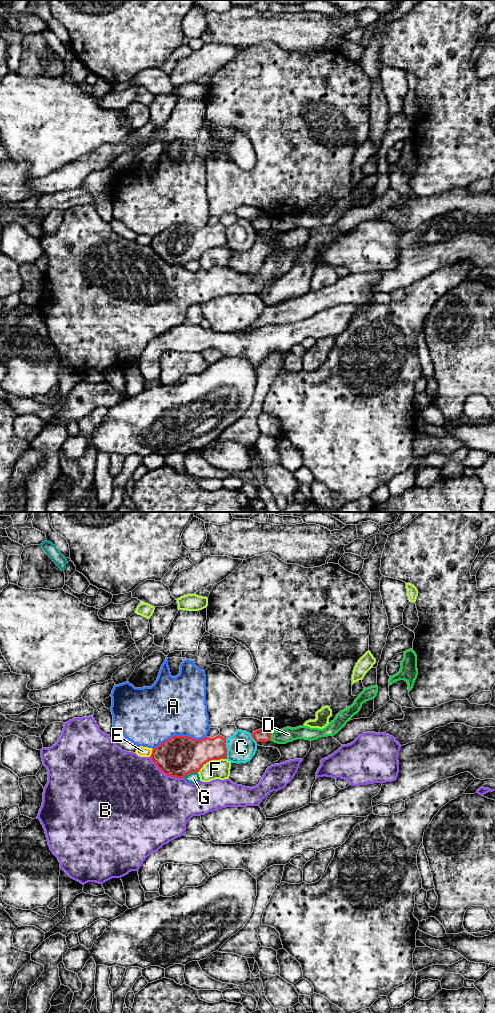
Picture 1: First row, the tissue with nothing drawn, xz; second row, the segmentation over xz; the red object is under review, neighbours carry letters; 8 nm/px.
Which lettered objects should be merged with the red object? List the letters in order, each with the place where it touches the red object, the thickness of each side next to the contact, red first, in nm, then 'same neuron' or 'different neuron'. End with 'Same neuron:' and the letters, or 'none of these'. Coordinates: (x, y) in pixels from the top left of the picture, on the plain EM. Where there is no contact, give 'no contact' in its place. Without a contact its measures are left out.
A: xz (179, 224) | 320/480 nm | different neuron
B: xz (166, 262) | 320/500 nm | different neuron
C: xz (226, 237) | 220/240 nm | different neuron
D: xz (270, 223) | 110/120 nm | different neuron
E: xz (152, 241) | 320/80 nm | different neuron
F: xz (211, 247) | 320/160 nm | different neuron
G: xz (190, 260) | 320/90 nm | different neuron
Same neuron: none of these

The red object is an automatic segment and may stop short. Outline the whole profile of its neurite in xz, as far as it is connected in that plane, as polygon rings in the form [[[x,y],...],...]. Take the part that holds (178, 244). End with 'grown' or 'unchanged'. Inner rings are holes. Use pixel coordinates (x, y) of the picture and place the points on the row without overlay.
[[[218,223],[195,228],[188,224],[173,224],[152,238],[151,248],[167,264],[184,266],[190,261],[198,261],[211,248],[227,247],[226,227]]]; unchanged

